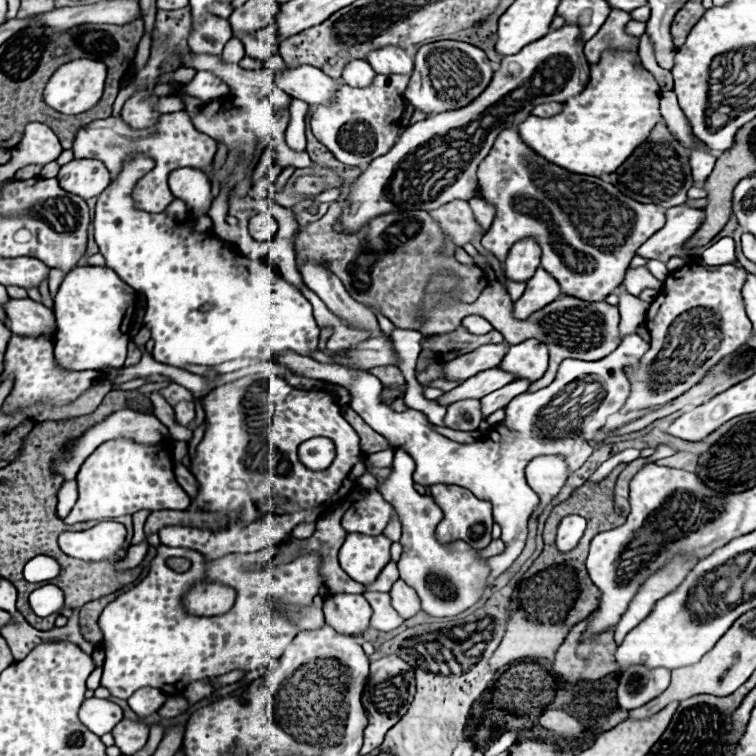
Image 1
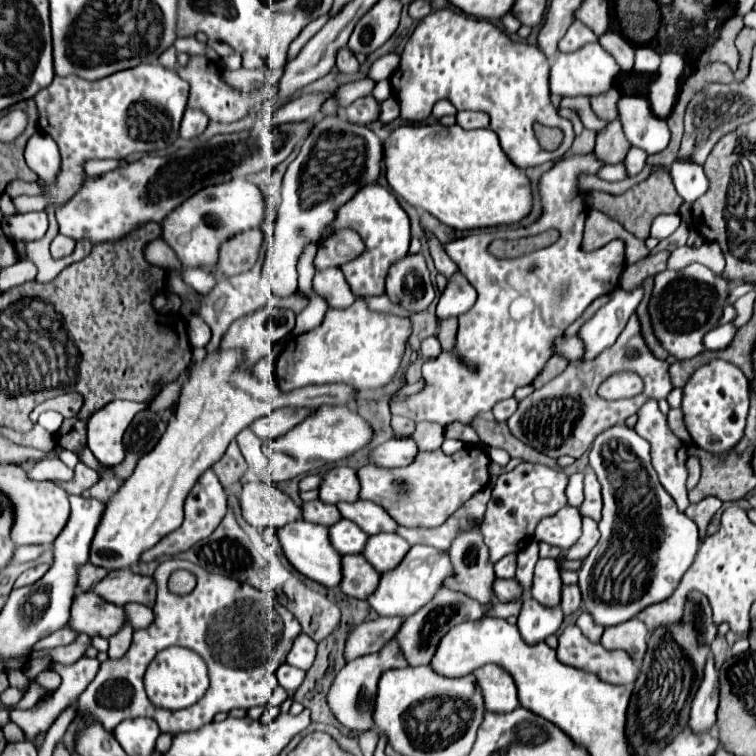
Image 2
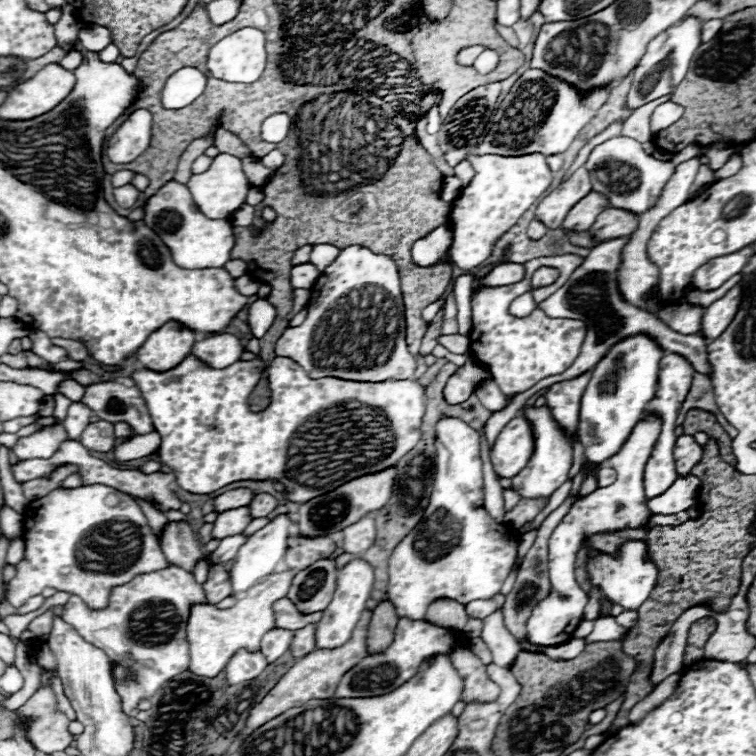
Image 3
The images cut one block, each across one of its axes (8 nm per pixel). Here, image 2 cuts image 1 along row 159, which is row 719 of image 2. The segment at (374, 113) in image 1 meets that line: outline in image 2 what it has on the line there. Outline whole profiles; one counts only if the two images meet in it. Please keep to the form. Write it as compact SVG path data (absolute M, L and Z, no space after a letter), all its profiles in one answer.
M390 640L380 652L376 654L368 654L362 658L356 658L352 662L348 662L334 678L328 694L326 694L326 702L332 710L332 714L336 716L336 720L348 728L350 732L356 734L364 734L374 726L374 696L378 692L378 676L382 676L386 670L390 668L406 668L406 660L398 648L398 644L394 640Z

